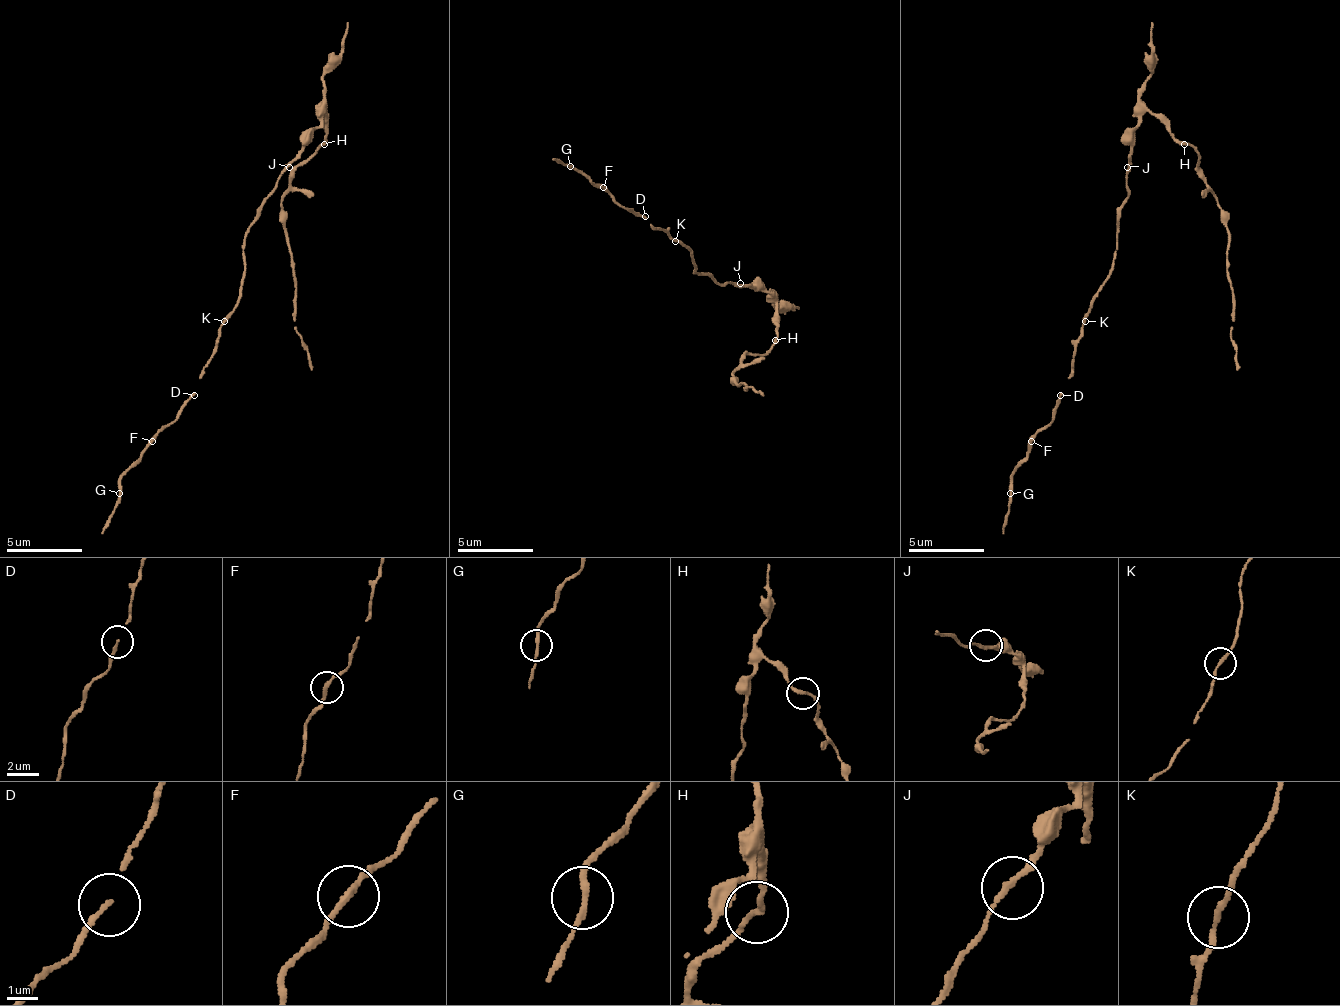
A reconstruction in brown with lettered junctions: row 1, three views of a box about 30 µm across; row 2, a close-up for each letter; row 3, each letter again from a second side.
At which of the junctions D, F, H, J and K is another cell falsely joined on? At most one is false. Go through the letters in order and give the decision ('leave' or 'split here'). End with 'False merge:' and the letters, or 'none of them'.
D: leave
F: leave
H: leave
J: leave
K: leave
False merge: none of them

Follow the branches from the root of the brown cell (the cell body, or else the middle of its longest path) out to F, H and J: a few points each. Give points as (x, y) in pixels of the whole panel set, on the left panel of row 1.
F: (267, 193), (259, 220), (244, 239), (244, 284), (233, 314), (221, 326), (214, 356), (187, 406), (153, 440)
H: (267, 193), (274, 186), (278, 174), (297, 155), (301, 140), (324, 113), (324, 144)
J: (267, 193), (289, 167)

